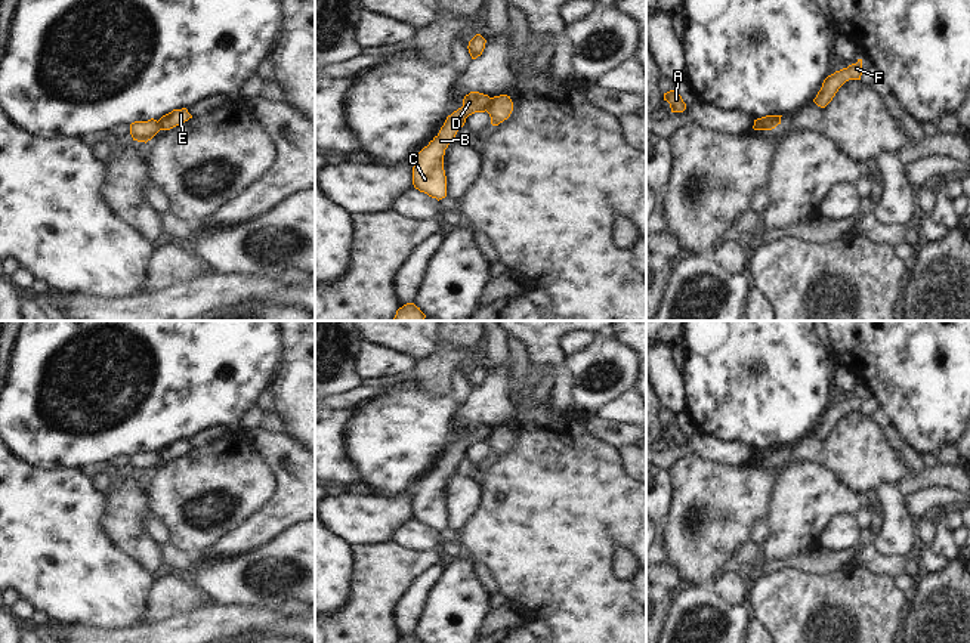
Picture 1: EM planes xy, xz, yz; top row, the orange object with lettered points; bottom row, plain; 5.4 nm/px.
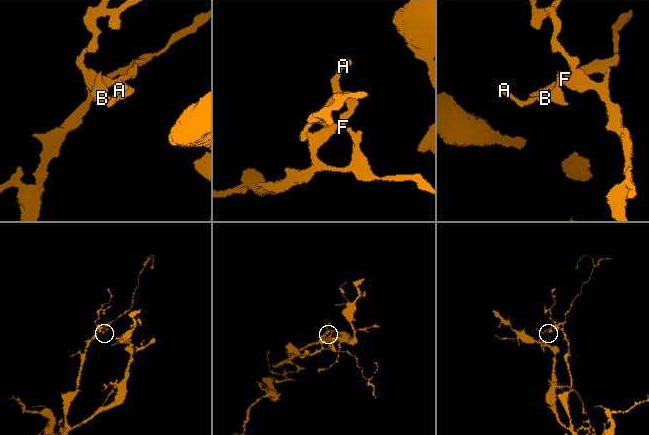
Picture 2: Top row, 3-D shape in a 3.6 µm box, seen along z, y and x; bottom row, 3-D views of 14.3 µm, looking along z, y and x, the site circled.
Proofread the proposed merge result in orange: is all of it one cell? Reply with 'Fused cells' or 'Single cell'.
Fused cells

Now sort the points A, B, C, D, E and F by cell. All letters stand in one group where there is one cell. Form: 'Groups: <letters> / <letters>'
Groups: A B C D / E F

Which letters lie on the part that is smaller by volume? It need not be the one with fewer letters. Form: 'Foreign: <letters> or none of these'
Foreign: A, B, C, D

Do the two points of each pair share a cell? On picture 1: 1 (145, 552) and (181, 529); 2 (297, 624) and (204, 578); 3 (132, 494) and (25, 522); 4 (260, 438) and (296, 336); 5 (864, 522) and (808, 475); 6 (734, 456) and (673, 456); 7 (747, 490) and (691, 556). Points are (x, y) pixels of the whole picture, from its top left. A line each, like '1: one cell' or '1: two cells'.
1: two cells
2: two cells
3: two cells
4: two cells
5: two cells
6: one cell
7: one cell

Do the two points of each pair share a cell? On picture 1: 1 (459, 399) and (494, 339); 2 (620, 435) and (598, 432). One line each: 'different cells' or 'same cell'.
1: different cells
2: same cell

